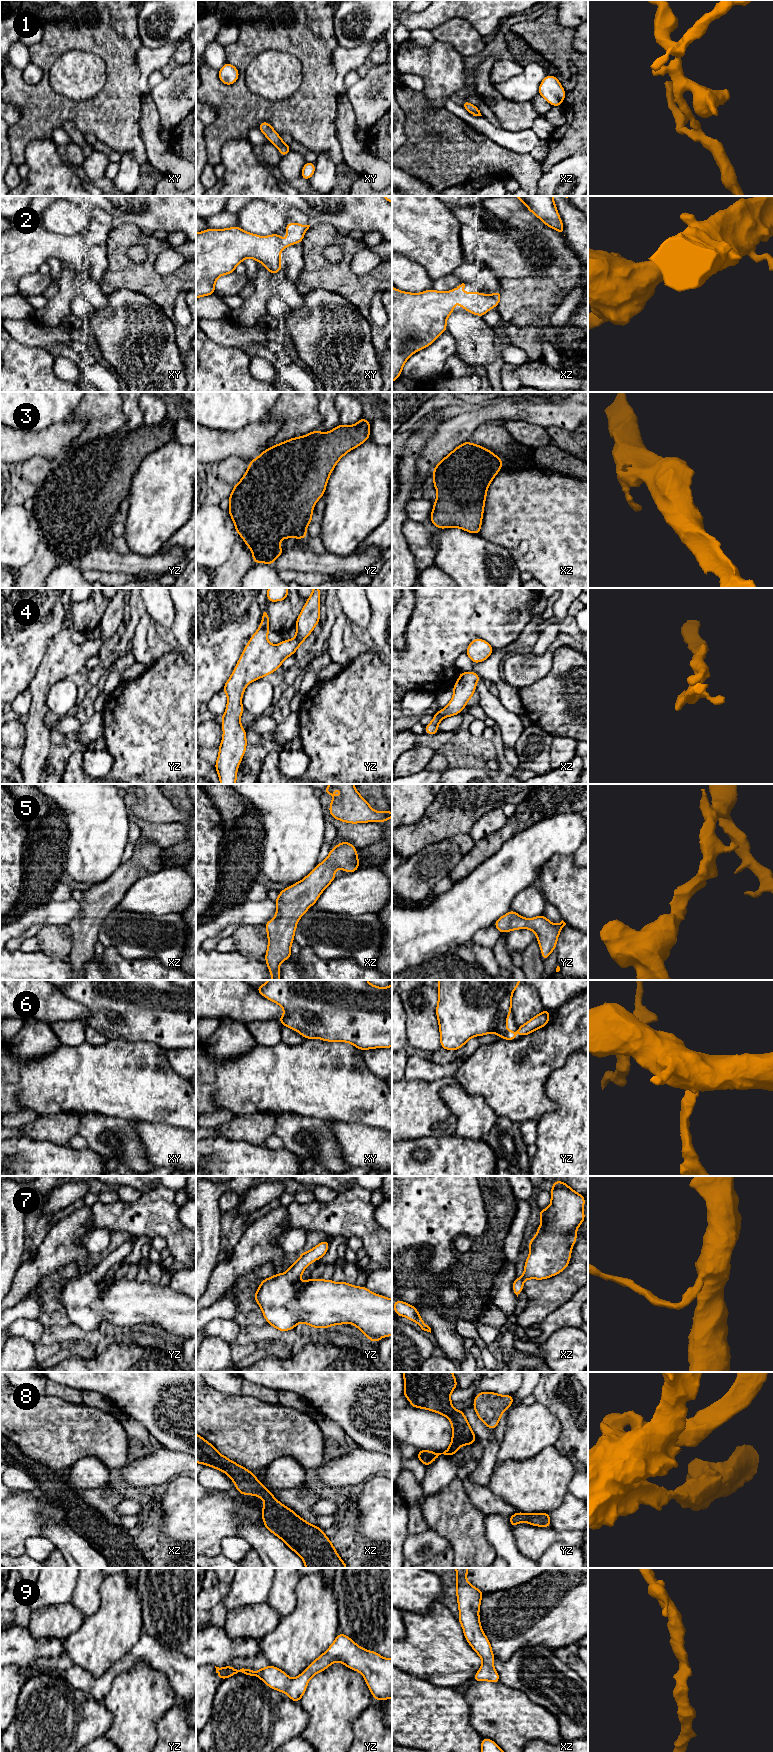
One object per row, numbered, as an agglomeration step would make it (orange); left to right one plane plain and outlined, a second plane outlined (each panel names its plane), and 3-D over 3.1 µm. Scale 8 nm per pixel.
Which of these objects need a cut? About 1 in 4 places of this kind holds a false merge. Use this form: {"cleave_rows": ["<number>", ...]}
{"cleave_rows": []}

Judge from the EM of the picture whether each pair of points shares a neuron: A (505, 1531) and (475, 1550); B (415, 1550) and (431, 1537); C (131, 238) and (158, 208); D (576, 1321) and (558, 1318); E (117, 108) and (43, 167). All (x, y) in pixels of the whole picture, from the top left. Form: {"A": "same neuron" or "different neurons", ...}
{"A": "different neurons", "B": "same neuron", "C": "different neurons", "D": "same neuron", "E": "different neurons"}

